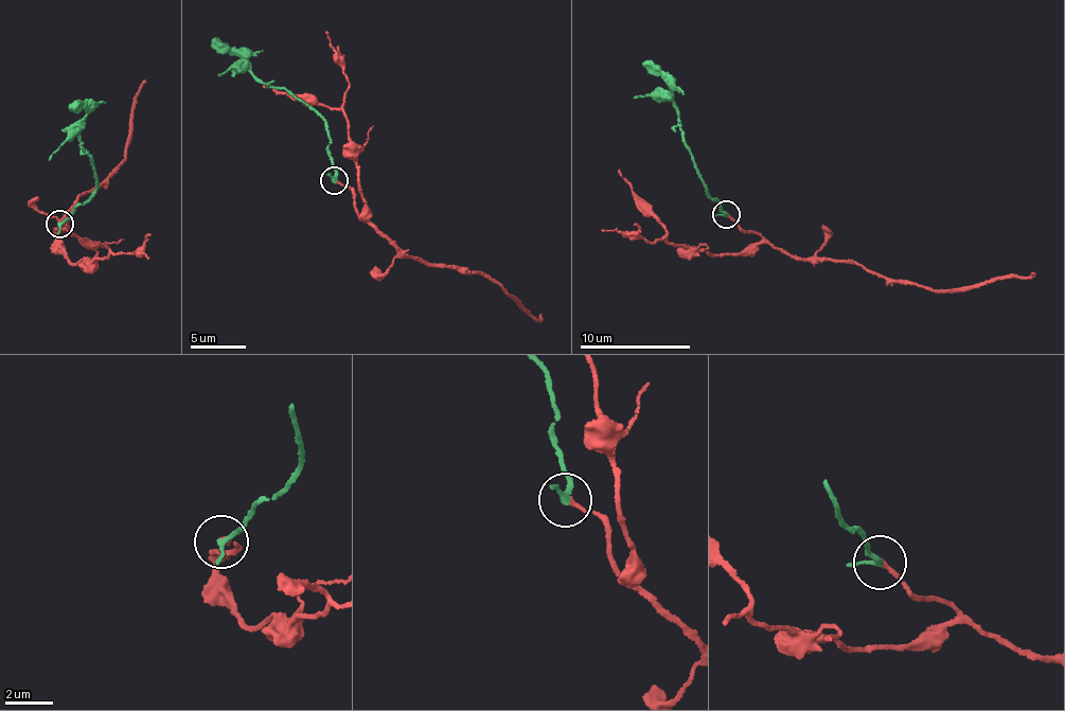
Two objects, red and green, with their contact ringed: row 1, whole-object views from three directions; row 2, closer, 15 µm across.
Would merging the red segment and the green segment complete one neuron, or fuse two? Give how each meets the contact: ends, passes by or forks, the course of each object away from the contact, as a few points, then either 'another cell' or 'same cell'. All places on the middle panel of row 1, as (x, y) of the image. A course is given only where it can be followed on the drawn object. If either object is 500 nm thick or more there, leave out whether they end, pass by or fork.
red ends; green passes by; course red (335, 181), (348, 185), (356, 212), (397, 250), (429, 264), (480, 271), (536, 319), (540, 313); course green (335, 181), (326, 128), (320, 116), (285, 88), (262, 82), (250, 72), (245, 57), (211, 43); same cell

